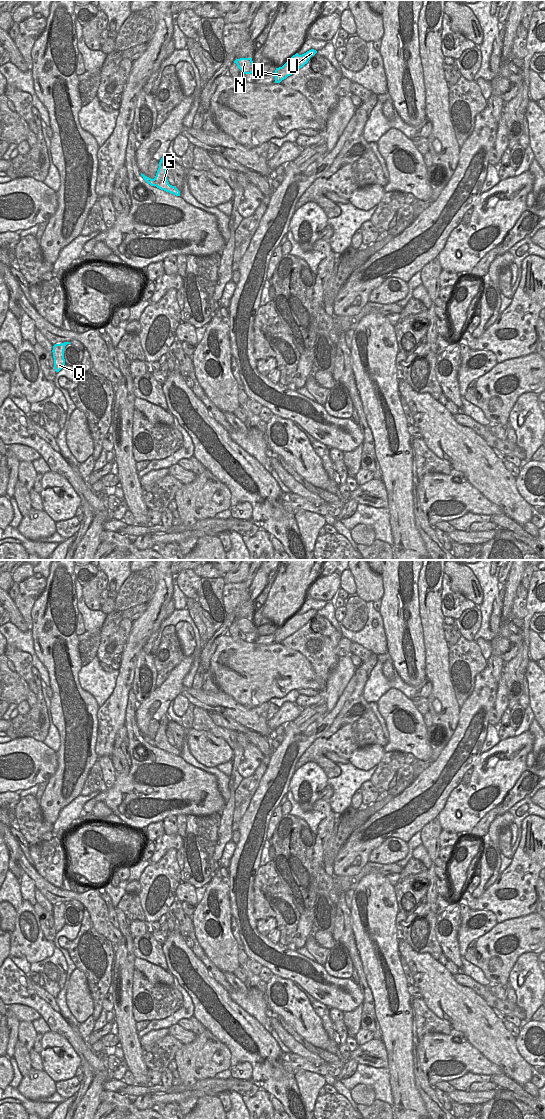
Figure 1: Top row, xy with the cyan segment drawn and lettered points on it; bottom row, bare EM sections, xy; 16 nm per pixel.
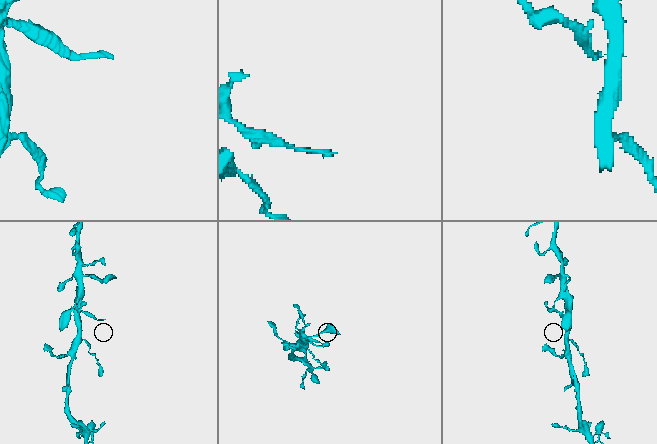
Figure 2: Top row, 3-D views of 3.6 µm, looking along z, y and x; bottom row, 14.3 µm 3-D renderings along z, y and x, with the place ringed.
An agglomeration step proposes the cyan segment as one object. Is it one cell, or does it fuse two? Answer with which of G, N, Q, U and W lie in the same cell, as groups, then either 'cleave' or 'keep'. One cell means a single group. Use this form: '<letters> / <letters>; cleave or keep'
G / N Q U W; cleave

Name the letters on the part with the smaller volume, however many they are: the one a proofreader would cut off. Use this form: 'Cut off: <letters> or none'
Cut off: G.

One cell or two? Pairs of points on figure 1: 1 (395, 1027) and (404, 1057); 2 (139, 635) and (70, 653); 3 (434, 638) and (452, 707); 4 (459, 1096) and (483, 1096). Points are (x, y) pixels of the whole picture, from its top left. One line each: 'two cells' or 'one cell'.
1: one cell
2: two cells
3: one cell
4: one cell

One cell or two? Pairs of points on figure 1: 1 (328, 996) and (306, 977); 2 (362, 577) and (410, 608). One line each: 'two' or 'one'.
1: one
2: two

